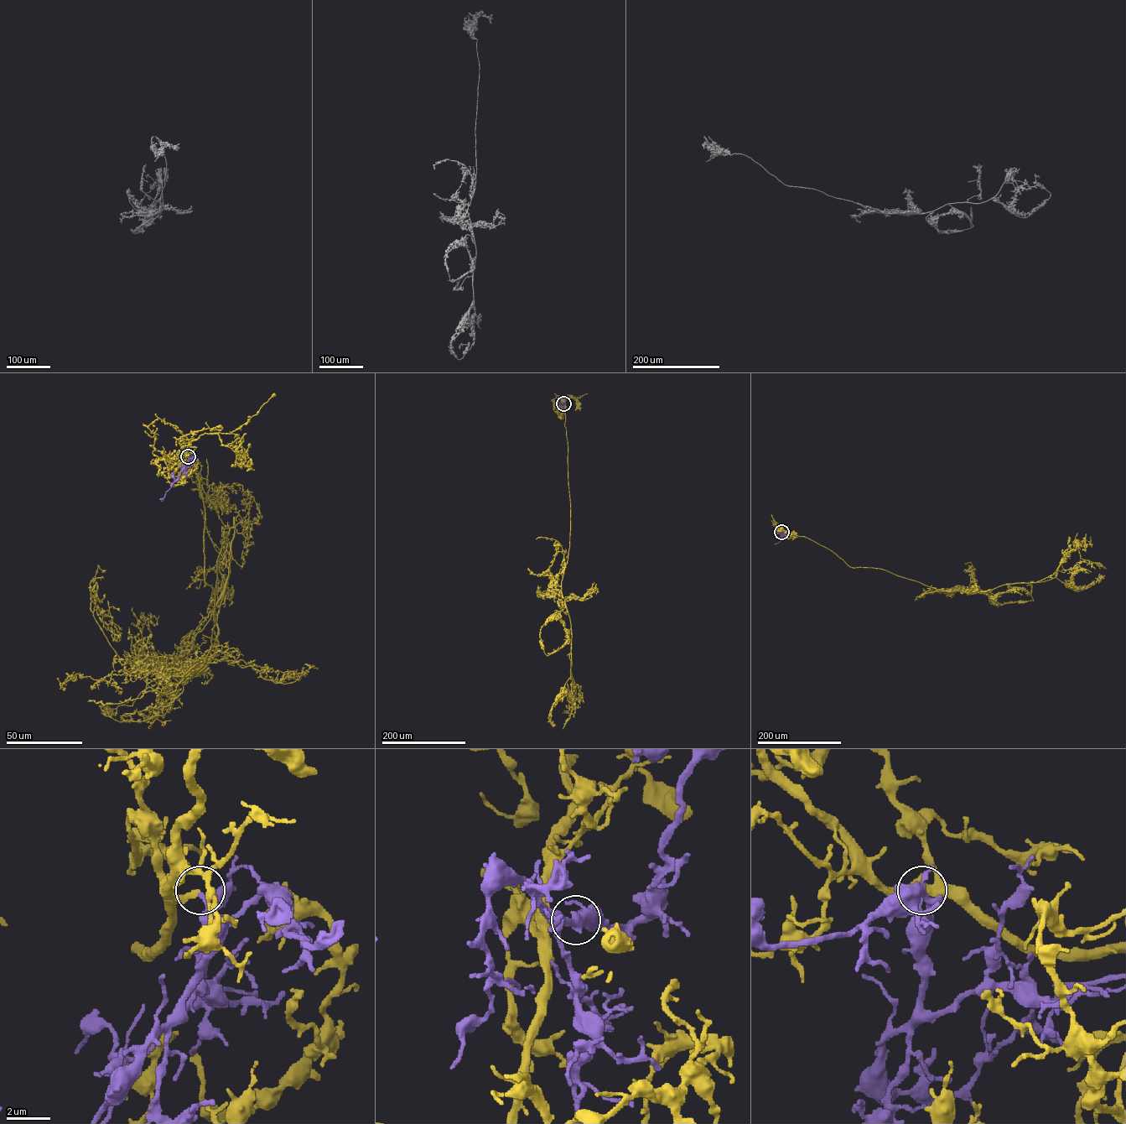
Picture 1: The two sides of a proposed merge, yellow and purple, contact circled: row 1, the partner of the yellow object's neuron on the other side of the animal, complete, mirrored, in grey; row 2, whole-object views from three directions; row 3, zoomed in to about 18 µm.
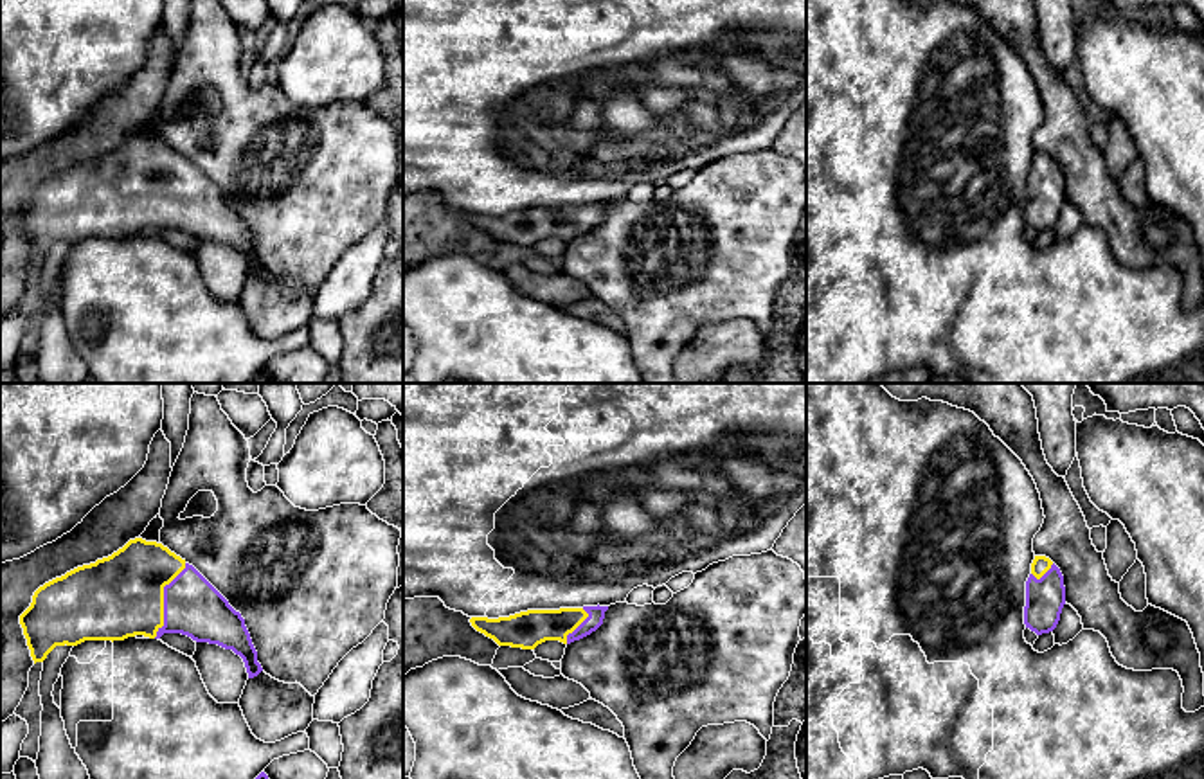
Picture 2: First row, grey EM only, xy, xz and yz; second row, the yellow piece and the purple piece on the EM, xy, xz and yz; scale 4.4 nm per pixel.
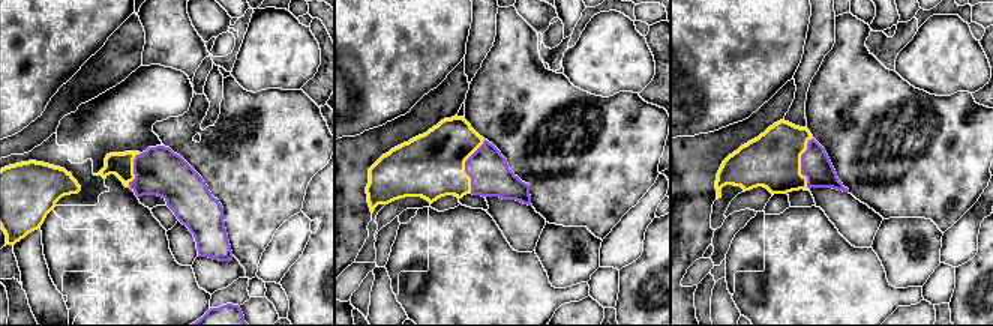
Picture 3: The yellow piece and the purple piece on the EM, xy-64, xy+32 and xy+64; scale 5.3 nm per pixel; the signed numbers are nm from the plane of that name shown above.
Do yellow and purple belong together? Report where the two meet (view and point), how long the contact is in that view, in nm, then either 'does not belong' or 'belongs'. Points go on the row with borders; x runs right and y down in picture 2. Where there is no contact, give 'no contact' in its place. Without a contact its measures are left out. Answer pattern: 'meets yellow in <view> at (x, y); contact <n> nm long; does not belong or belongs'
meets yellow in xy at (162, 601); contact 360 nm long; does not belong

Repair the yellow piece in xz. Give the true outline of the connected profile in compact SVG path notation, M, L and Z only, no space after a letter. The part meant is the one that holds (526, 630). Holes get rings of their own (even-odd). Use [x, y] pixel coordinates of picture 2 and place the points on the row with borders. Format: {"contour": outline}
{"contour": "M583 608L527 610L509 617L488 619L472 617L472 626L493 639L499 646L535 649L545 640L567 644L572 633L589 613Z"}

